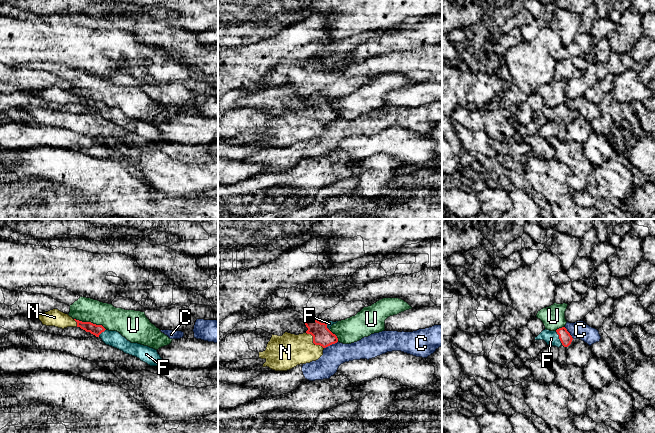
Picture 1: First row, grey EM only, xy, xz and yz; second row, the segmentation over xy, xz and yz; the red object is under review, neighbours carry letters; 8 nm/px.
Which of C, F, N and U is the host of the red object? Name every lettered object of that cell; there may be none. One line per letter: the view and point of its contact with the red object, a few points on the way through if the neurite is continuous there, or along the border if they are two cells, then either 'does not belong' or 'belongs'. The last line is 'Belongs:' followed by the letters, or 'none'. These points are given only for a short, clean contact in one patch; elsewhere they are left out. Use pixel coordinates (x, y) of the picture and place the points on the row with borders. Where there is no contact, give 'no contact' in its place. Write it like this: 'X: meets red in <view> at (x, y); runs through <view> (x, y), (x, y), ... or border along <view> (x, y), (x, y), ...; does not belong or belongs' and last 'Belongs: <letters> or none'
C: meets red in xz at (330, 344); border along xz (337, 341), (324, 348); does not belong
F: meets red in yz at (559, 338); runs through yz (564, 336), (559, 338), (551, 338); belongs
N: meets red in xz at (313, 341); runs through xz (322, 336), (317, 337), (313, 341), (305, 348), (285, 352); belongs
U: meets red in xy at (90, 322); border along xy (74, 318), (80, 321), (101, 324), (106, 329); does not belong
Belongs: F, N

